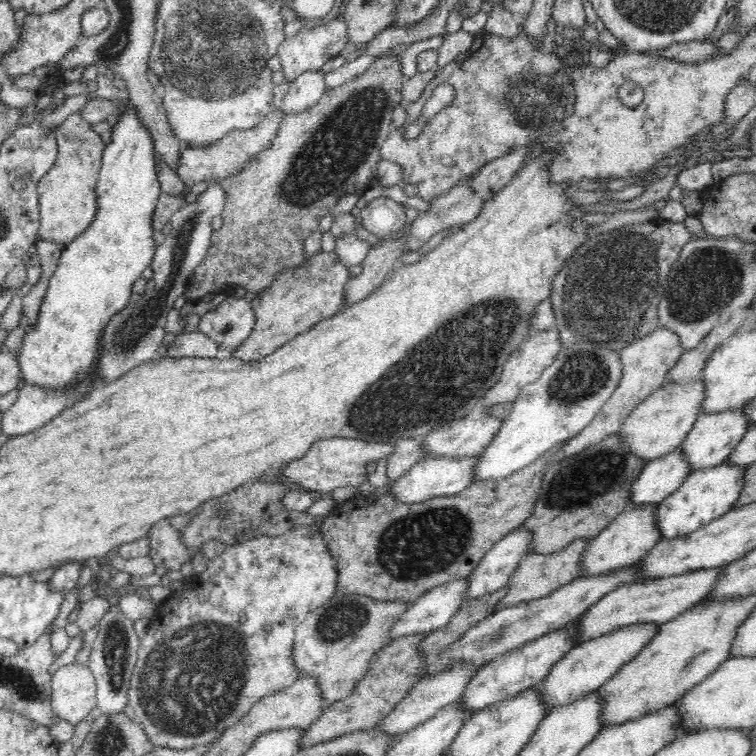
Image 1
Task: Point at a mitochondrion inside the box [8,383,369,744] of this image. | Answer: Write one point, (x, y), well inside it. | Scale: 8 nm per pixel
(193, 680)

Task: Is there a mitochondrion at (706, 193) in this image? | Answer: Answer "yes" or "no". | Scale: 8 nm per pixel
no

